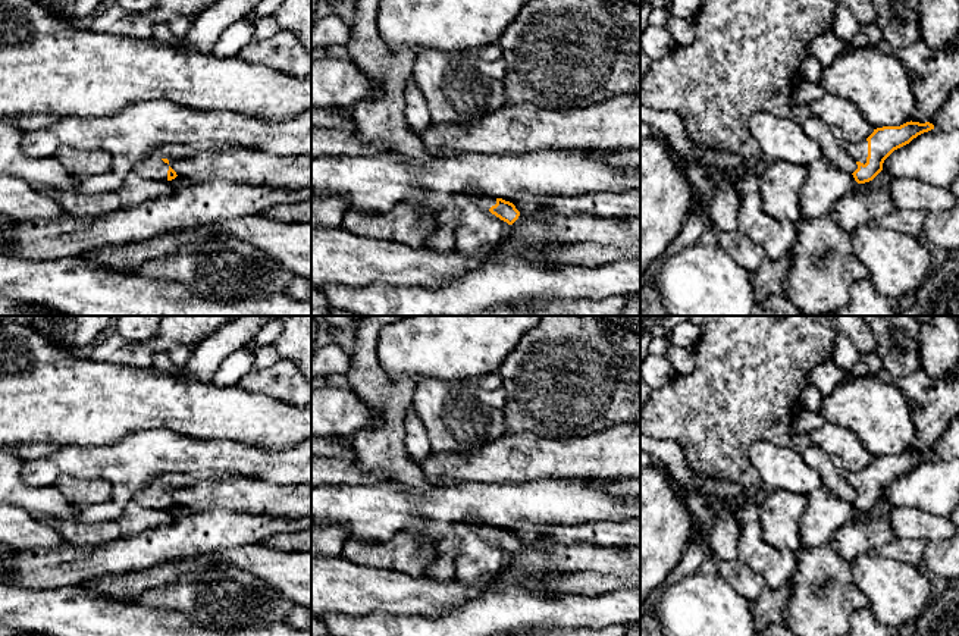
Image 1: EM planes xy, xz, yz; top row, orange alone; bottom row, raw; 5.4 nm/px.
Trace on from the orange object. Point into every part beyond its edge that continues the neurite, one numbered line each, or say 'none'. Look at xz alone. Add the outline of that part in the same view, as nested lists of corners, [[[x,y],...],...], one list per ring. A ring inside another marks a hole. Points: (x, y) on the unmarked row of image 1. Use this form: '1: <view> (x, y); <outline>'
1: xz (485, 530); [[[467,517],[461,523],[467,524],[473,532],[476,532],[485,539],[489,539],[492,535],[496,533],[495,526],[485,524],[483,521],[473,518],[473,517]]]

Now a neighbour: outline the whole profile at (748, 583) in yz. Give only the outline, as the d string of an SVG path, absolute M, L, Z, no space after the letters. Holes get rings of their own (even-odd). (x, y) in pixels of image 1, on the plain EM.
M715 561L714 570L745 599L752 604L767 586L761 573L753 571L745 561Z

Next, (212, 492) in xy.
M223 473L194 480L189 488L169 489L189 511L229 508L244 514L303 518L311 516L311 485L279 485L257 477Z

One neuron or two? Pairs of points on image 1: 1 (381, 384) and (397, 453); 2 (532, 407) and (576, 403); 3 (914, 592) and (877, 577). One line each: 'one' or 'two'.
1: one
2: one
3: one

